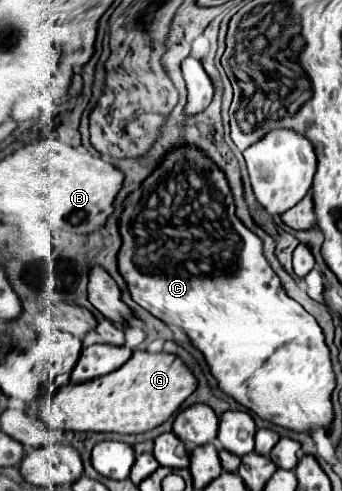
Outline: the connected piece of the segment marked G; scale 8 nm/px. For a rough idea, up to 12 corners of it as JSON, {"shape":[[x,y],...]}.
{"shape":[[136,350],[26,410],[50,430],[138,434],[194,390],[178,356]]}

